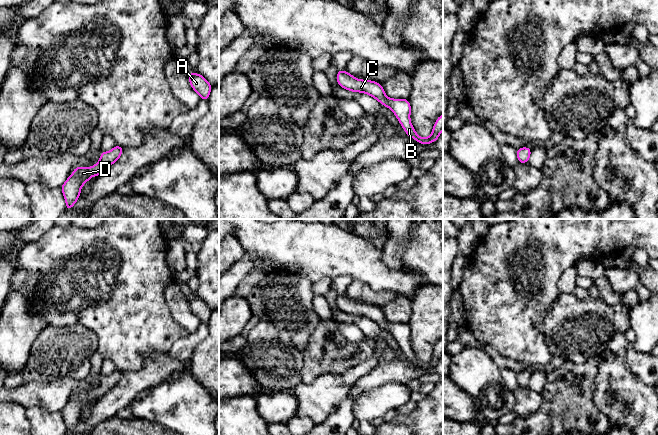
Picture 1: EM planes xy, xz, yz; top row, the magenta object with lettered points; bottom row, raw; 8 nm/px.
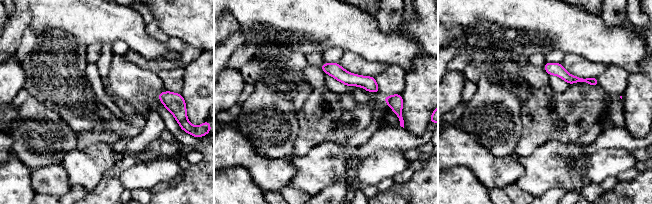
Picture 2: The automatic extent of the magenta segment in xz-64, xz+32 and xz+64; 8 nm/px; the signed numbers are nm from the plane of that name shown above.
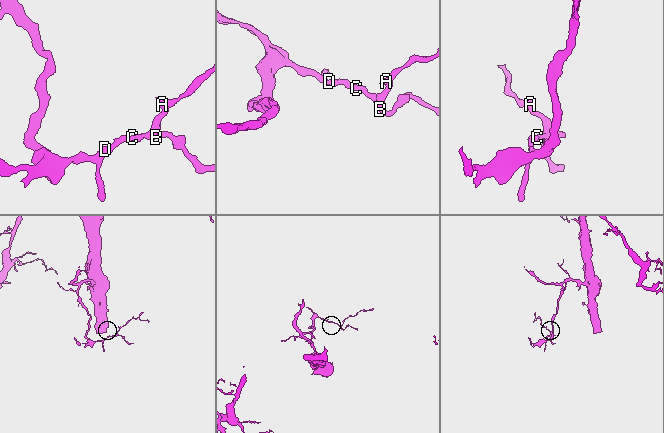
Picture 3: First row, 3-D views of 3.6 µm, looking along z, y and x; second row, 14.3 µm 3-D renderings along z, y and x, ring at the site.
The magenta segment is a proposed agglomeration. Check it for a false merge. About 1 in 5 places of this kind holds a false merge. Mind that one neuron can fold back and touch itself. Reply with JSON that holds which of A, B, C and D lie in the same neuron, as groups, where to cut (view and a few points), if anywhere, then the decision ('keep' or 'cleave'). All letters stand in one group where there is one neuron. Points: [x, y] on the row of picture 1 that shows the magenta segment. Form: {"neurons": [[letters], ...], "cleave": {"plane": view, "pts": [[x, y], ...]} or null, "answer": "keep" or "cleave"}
{"neurons": [["A", "B", "C", "D"]], "cleave": null, "answer": "keep"}

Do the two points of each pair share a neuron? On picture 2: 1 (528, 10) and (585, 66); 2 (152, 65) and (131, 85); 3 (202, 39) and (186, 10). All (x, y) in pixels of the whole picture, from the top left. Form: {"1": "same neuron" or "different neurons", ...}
{"1": "different neurons", "2": "different neurons", "3": "same neuron"}

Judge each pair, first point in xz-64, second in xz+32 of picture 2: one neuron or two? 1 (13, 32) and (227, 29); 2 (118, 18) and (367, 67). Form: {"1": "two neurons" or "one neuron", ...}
{"1": "two neurons", "2": "two neurons"}

